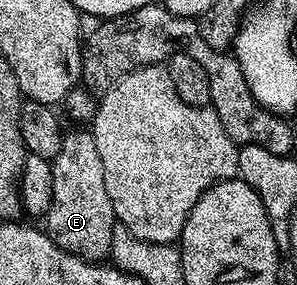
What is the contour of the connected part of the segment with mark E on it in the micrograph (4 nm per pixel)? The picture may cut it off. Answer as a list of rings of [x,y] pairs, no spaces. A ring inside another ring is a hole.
[[[77,127],[74,133],[66,132],[61,138],[59,153],[52,159],[51,203],[43,218],[43,228],[49,238],[59,247],[77,254],[85,261],[104,262],[111,251],[111,235],[118,219],[113,214],[111,199],[107,195],[107,182],[103,179],[103,162],[99,159],[99,150],[95,148],[92,132],[85,127]]]

